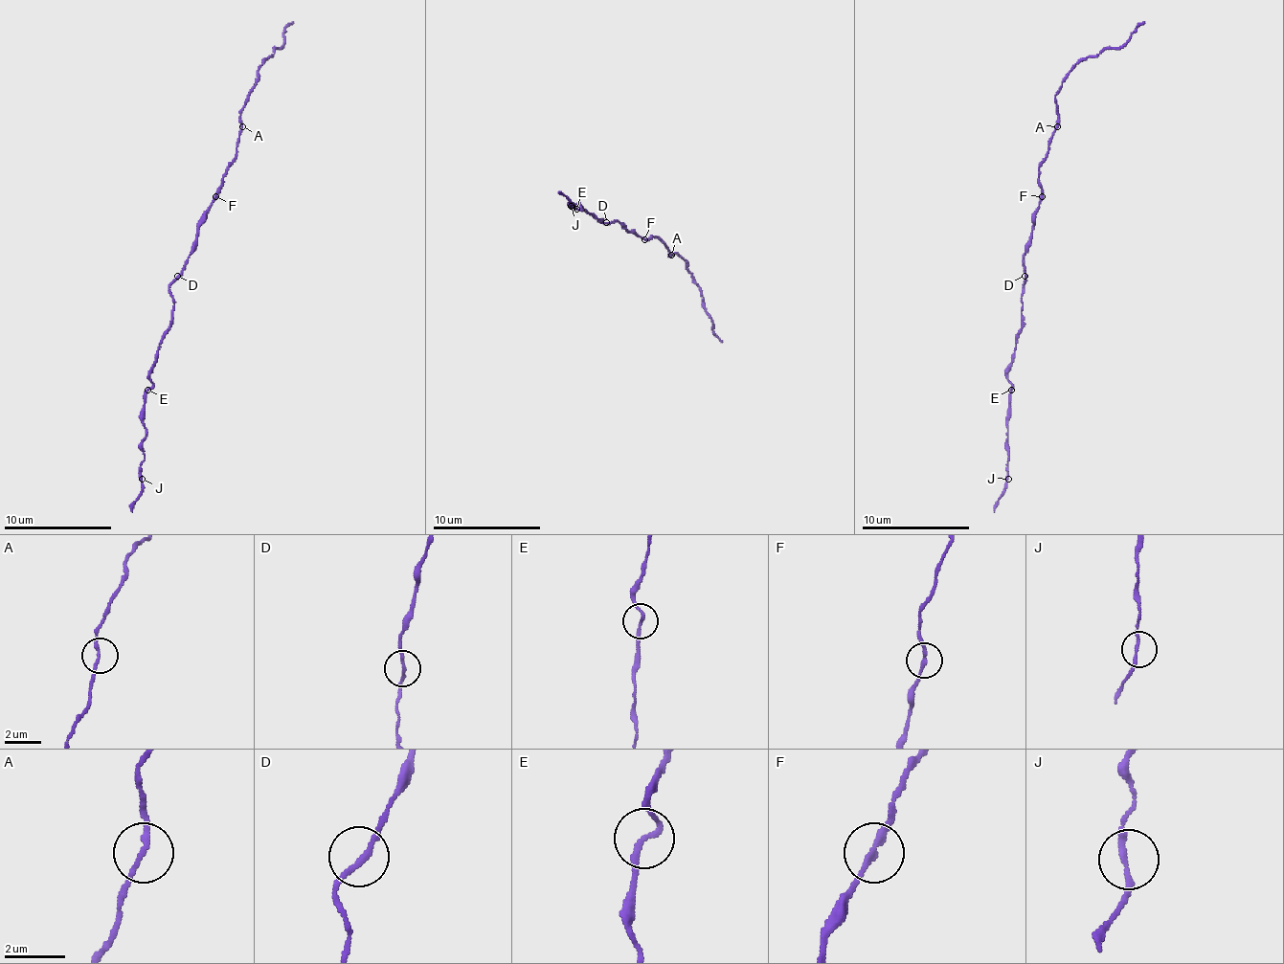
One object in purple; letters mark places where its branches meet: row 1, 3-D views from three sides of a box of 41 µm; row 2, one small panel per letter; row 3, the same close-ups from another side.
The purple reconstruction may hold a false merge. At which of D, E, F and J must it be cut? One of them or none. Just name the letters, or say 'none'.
none

